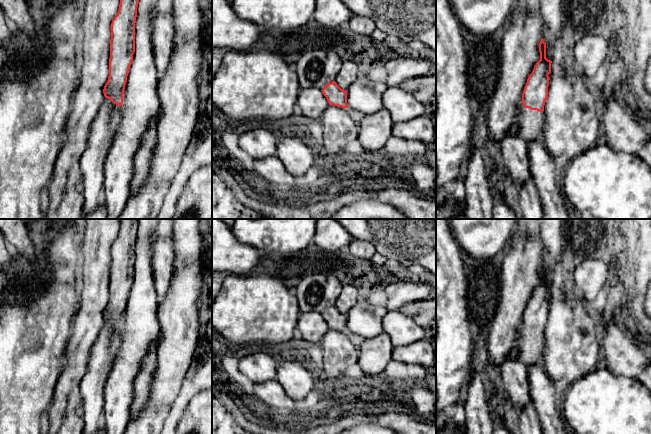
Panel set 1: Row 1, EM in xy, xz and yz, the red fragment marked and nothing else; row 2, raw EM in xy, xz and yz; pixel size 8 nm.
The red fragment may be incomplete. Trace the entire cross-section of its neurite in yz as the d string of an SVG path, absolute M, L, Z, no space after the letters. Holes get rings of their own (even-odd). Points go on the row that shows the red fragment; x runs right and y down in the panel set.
M516 0L501 41L500 79L488 114L490 139L501 150L517 188L528 180L532 181L527 144L541 135L548 97L552 61L546 58L542 26L540 0Z

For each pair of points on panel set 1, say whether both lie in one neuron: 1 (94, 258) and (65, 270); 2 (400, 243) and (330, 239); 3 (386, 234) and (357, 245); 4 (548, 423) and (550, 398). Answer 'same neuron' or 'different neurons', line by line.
1: different neurons
2: different neurons
3: different neurons
4: same neuron

